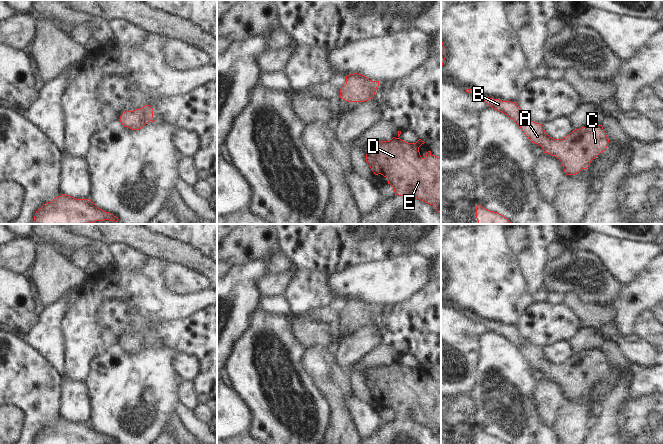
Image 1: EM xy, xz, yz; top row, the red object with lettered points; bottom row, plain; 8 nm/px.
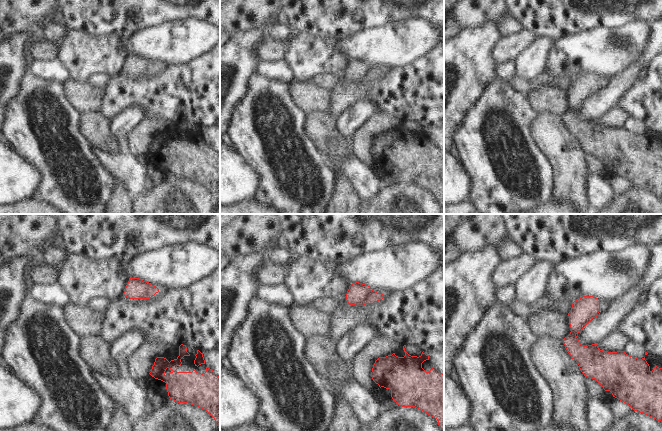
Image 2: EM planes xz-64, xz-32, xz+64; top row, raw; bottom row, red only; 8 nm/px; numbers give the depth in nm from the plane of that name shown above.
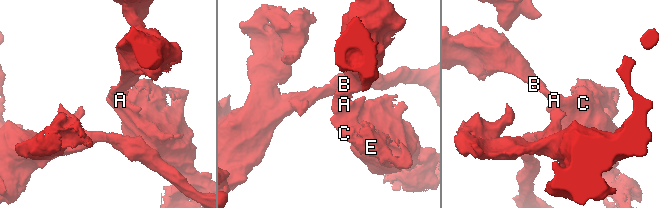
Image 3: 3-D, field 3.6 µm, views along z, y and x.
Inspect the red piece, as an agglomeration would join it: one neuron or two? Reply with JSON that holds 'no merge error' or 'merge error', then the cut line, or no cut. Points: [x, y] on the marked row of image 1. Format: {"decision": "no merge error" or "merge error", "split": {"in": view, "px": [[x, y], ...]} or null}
{"decision": "no merge error", "split": null}

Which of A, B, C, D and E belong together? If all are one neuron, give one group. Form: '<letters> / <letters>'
A B C D E

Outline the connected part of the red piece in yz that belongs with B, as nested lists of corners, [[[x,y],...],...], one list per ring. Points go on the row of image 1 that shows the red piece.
[[[472,89],[465,90],[512,119],[532,143],[538,144],[544,153],[561,161],[566,175],[576,175],[582,169],[587,169],[591,161],[608,146],[609,139],[602,125],[582,127],[563,139],[553,139],[545,132],[544,125],[529,120],[516,102],[481,97]]]

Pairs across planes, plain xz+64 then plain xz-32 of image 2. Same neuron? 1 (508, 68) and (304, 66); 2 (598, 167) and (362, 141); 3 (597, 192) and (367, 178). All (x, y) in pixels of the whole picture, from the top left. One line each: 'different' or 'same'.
1: different
2: same
3: same

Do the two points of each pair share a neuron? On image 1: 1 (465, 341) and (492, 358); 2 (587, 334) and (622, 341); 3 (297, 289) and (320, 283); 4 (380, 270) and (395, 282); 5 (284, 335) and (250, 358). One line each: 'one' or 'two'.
1: two
2: two
3: one
4: one
5: one

